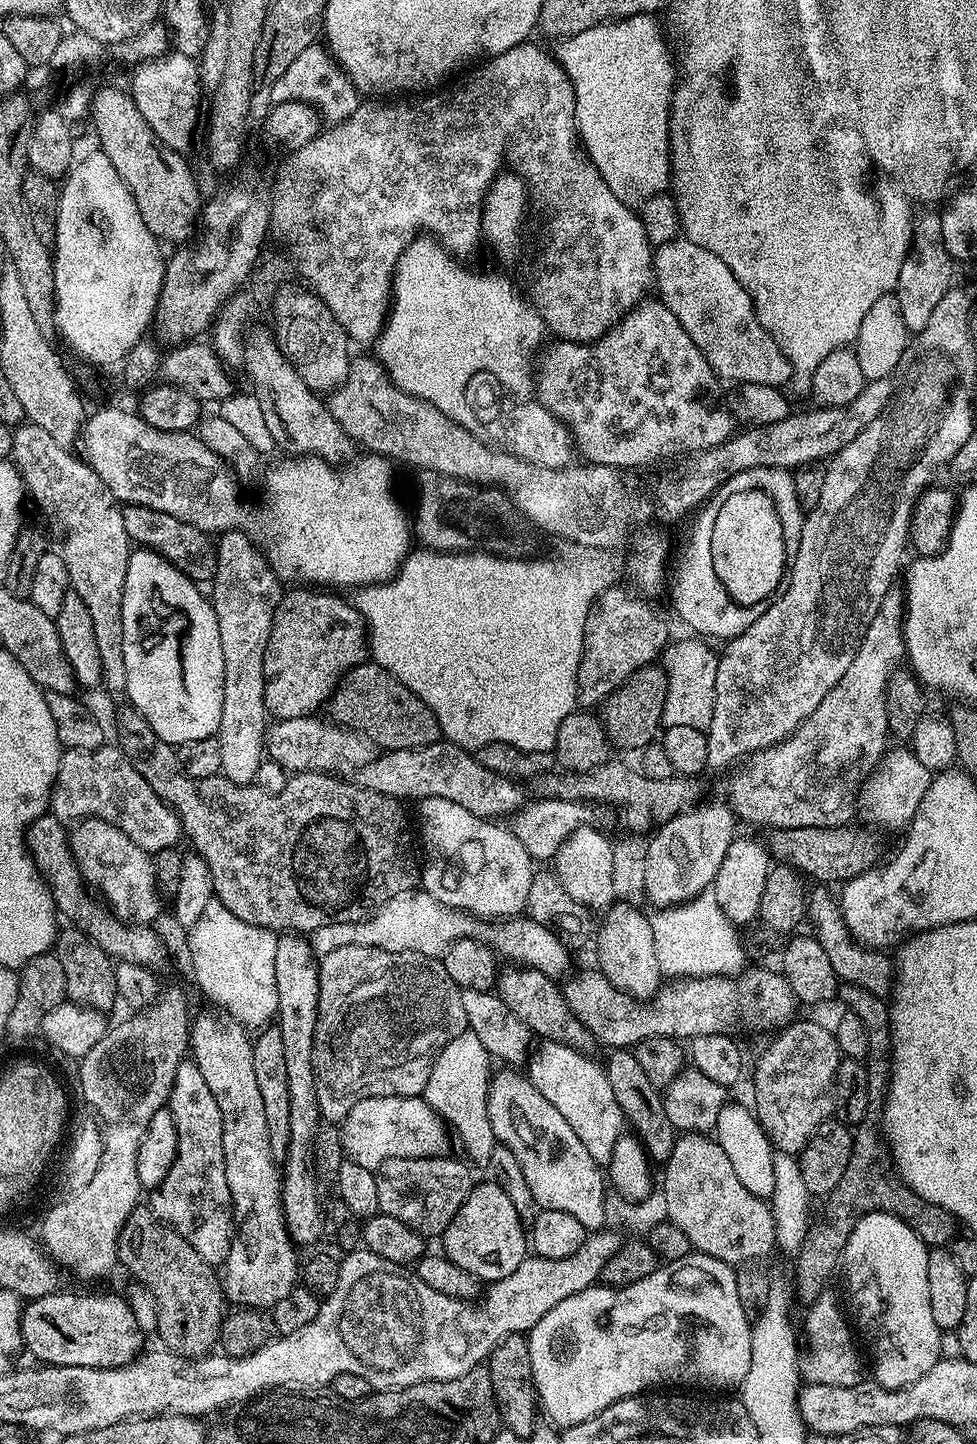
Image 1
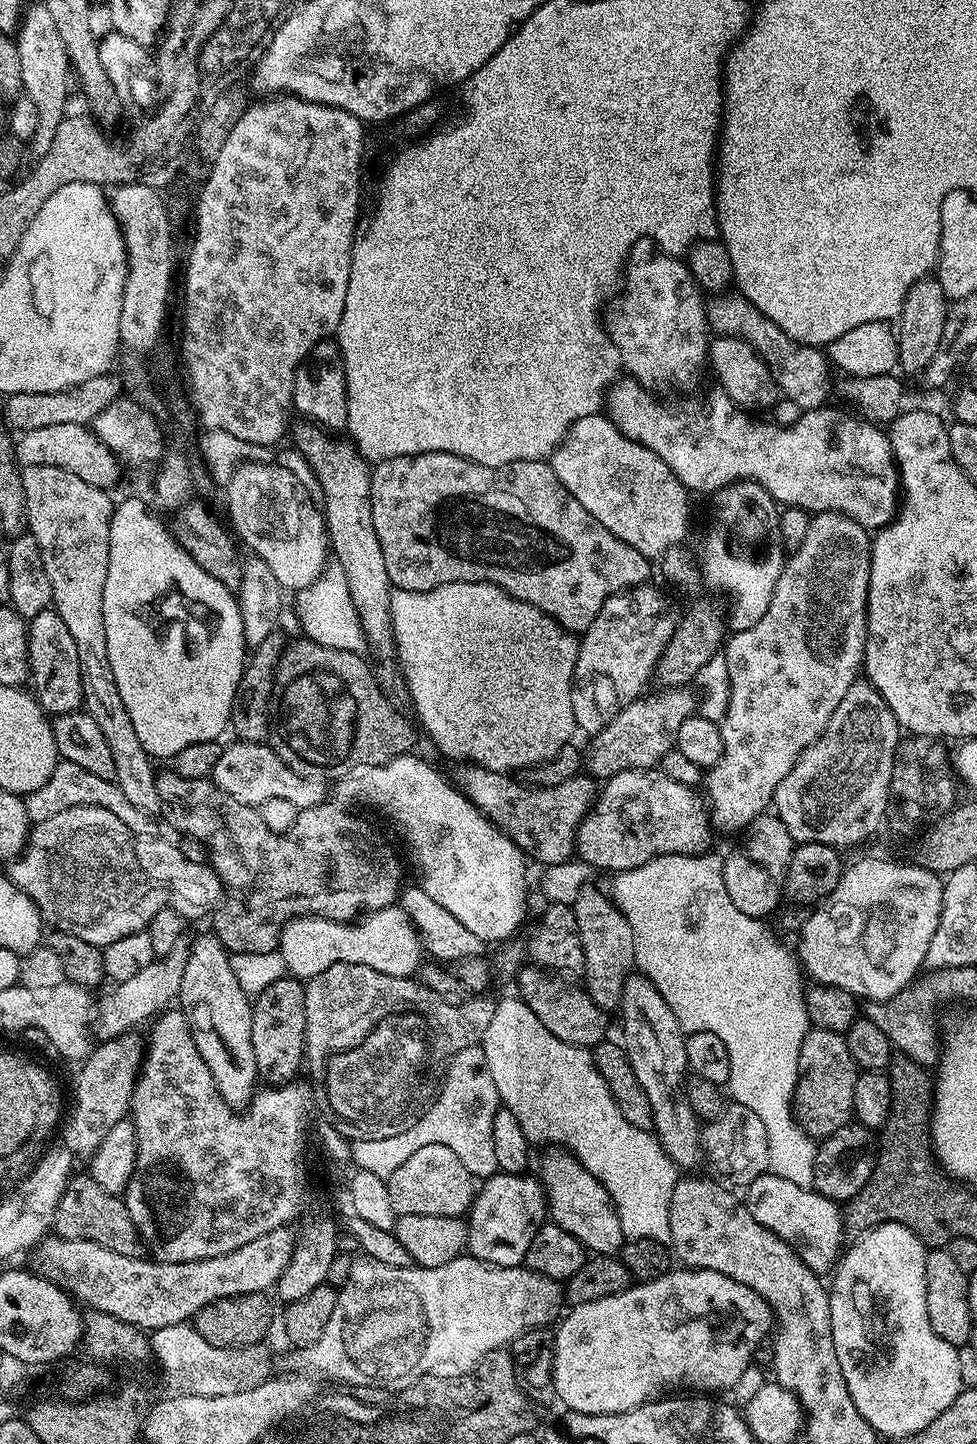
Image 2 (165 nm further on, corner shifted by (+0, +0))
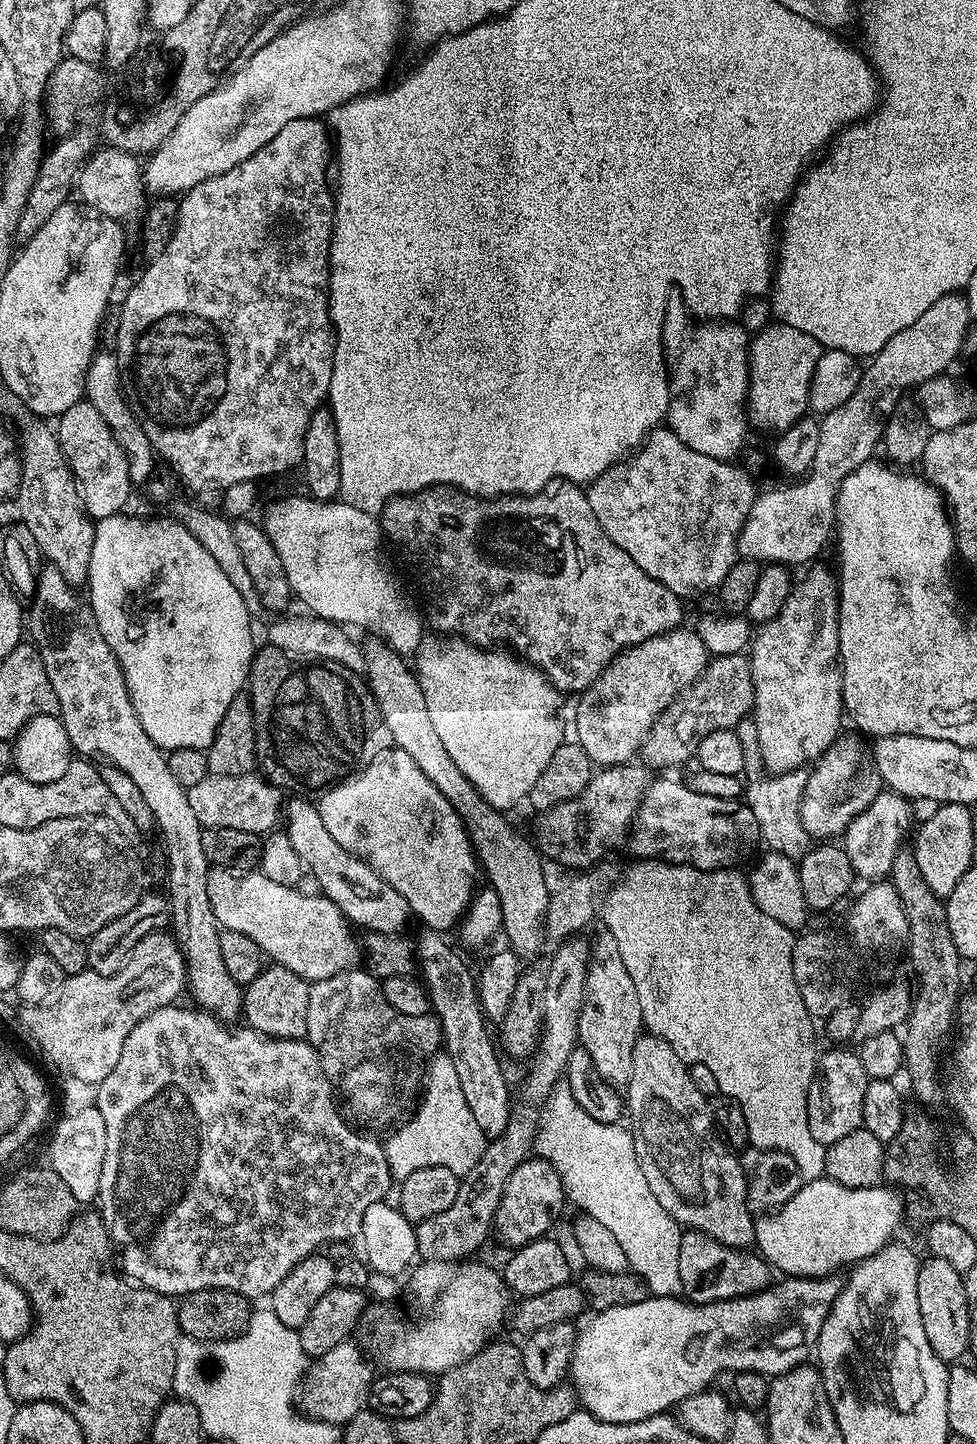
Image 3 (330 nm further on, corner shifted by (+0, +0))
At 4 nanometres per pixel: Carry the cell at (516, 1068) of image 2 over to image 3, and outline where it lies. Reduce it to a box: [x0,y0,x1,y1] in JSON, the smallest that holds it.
[535,1086,683,1296]

